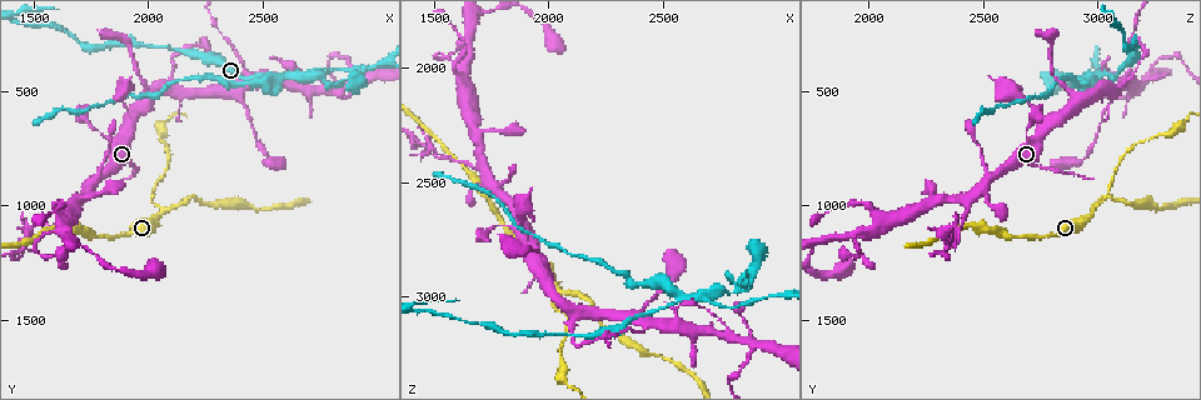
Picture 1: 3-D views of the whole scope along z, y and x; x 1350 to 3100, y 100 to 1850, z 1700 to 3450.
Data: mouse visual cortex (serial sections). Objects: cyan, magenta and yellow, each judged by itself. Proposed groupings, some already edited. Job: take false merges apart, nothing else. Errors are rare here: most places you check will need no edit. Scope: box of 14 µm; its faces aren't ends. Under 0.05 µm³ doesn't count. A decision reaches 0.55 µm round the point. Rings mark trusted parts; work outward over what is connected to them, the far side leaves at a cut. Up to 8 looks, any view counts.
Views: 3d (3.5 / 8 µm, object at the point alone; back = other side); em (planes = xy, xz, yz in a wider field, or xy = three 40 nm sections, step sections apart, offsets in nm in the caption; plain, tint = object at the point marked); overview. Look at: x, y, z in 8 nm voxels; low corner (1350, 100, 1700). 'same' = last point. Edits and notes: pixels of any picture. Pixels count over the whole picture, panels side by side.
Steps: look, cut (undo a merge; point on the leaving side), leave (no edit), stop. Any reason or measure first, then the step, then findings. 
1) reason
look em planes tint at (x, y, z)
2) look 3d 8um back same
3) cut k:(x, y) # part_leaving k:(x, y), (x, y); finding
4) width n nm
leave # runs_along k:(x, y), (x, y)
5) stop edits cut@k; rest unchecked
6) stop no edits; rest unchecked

three arms meet
look 3d 3.5um at (2050, 1030, 2970)

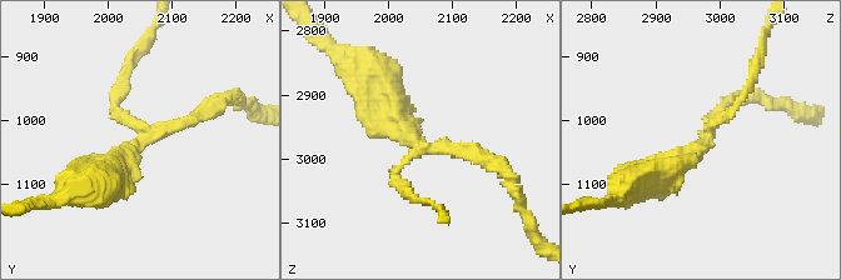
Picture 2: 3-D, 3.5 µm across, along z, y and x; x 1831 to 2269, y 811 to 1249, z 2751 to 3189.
look em xy step 5 tint at (2045, 1040, 2975)

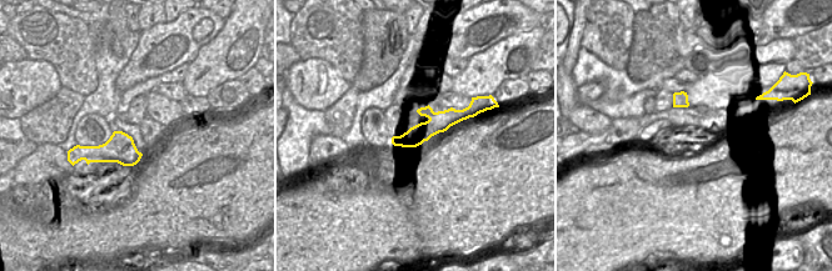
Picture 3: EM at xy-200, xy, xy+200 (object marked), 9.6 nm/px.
arm_widths 100, 150, 450 nm
cut 2:(115, 101) # two cells meet here

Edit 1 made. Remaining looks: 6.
redraw
look overview

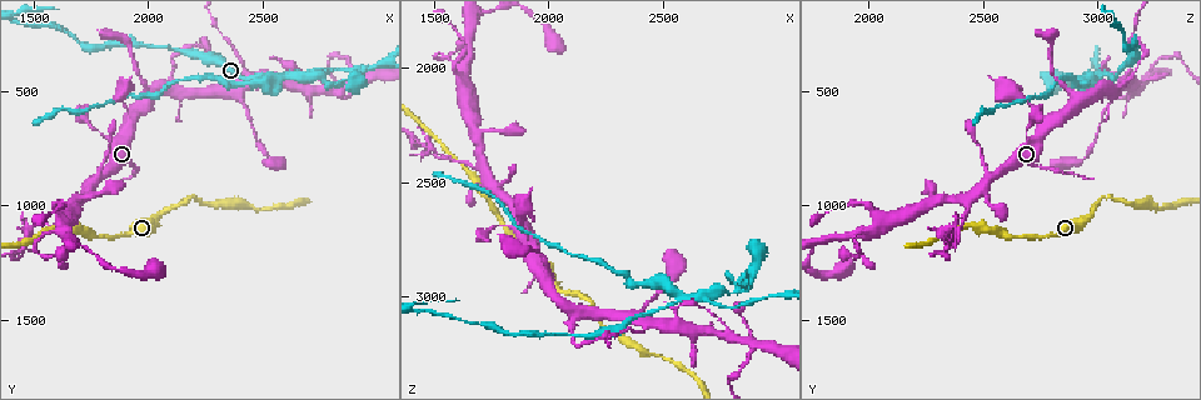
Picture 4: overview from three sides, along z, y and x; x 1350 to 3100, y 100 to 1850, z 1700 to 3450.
four or more arms meet
look 3d 8um at (2890, 460, 3210)

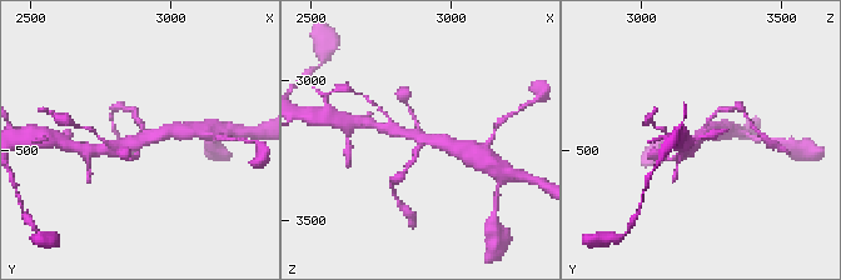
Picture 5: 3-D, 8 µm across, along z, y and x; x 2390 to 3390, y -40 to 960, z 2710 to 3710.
arms 4; arm_widths 150, 150, 350, 400 nm
look em xy step 5 tint at (2890, 450, 3210)

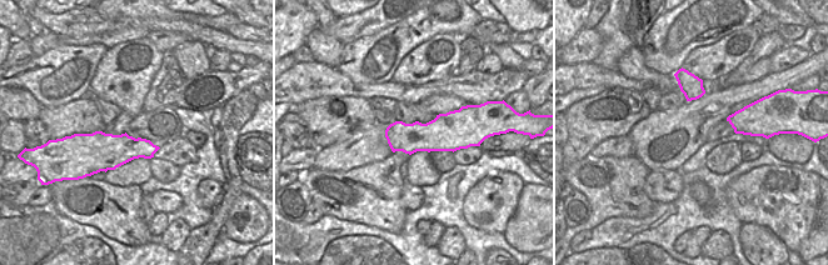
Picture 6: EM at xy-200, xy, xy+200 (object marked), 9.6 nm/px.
leave # runs_along 5:(391, 129), (454, 149); continuous, no second cell

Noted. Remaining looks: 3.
three-way junction
look 3d 3.5um at (2680, 440, 3000)

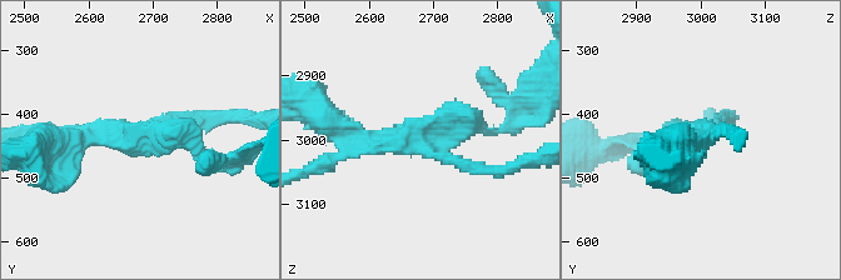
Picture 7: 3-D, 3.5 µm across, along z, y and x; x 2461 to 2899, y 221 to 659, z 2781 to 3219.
arms 3; arm_widths 150, 200, 250 nm
look em xy step 1 plain at (2675, 435, 3000)

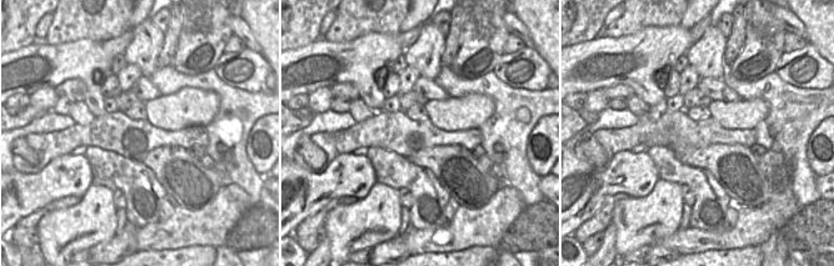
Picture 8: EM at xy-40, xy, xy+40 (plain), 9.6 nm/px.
look em xy step 1 tint same

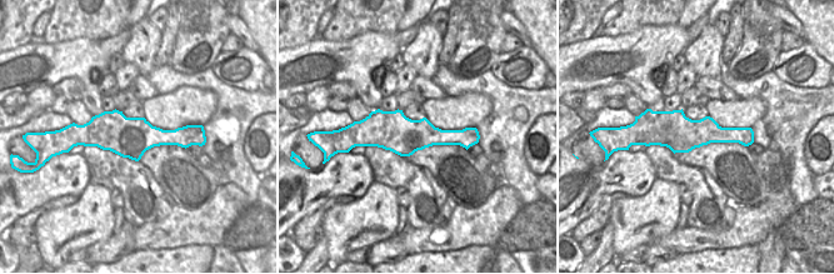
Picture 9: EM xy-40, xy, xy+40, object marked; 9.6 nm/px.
cut 7:(58, 143) # part_leaving 7:(70, 139), (135, 135), (189, 143); two cells meet here

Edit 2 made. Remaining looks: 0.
stop edits cut@2, cut@7; rest unchecked

